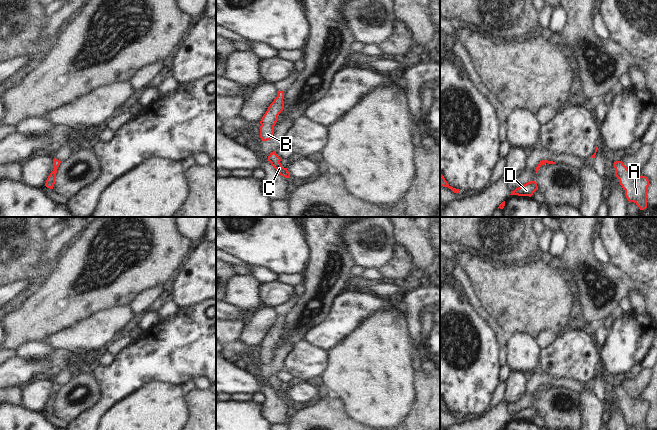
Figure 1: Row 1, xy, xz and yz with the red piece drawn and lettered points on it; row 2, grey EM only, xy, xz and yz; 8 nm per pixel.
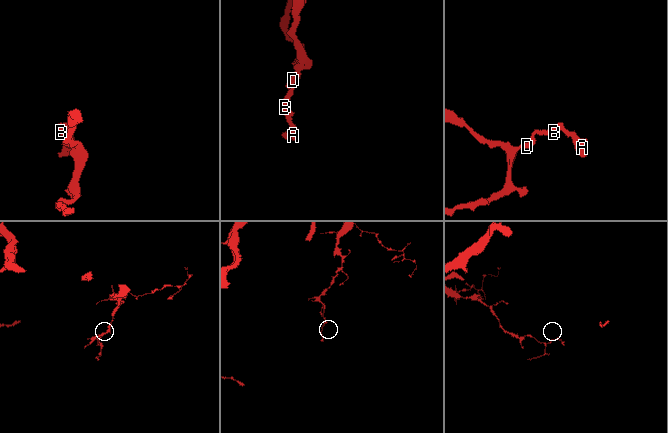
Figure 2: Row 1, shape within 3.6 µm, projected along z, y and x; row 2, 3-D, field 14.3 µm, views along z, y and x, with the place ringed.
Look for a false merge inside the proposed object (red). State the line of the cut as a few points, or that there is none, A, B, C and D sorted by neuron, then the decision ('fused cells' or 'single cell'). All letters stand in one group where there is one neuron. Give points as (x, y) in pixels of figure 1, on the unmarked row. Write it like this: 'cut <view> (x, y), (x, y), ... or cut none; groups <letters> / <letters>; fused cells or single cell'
cut none; groups A B C D; single cell

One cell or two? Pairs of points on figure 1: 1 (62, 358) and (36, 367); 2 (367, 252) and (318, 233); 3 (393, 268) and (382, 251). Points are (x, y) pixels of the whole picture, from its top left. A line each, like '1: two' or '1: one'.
1: one
2: two
3: two

